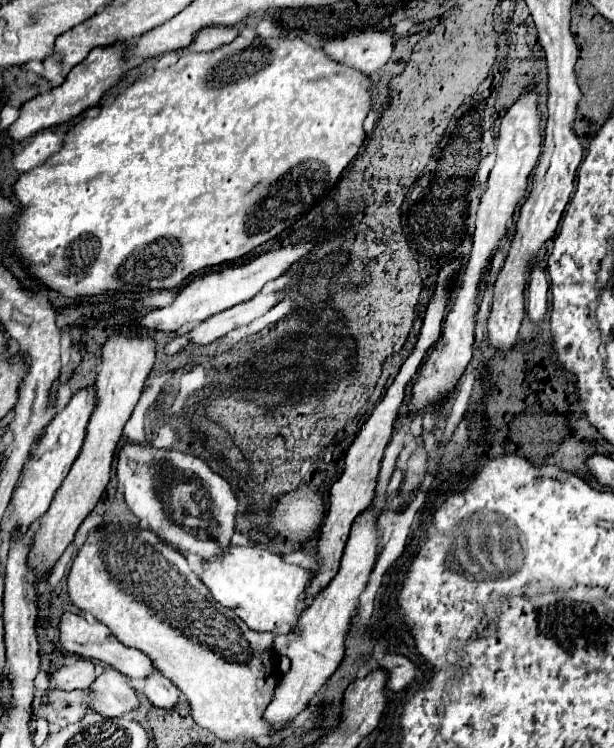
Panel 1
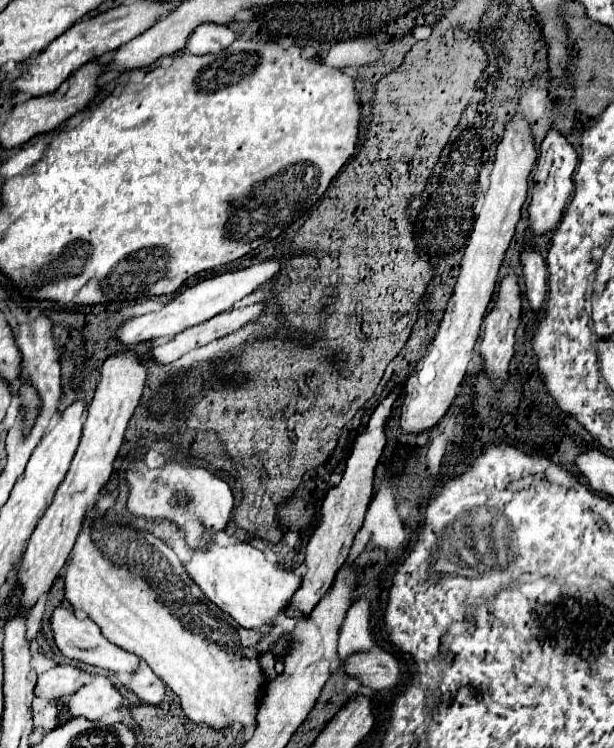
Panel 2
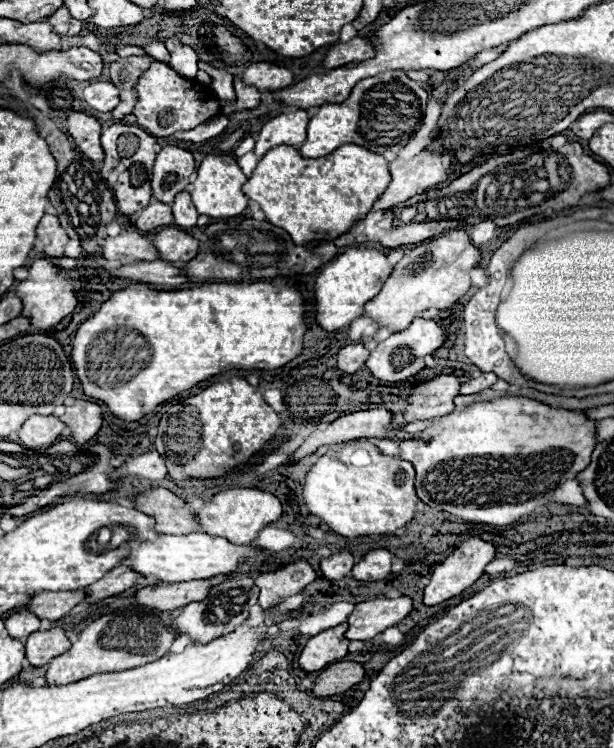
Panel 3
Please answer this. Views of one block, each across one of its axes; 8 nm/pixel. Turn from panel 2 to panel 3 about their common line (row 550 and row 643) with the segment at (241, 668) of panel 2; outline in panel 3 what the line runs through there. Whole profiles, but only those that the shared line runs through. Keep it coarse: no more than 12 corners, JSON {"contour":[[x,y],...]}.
{"contour":[[126,606],[50,660],[62,686],[162,658],[178,634],[156,610]]}

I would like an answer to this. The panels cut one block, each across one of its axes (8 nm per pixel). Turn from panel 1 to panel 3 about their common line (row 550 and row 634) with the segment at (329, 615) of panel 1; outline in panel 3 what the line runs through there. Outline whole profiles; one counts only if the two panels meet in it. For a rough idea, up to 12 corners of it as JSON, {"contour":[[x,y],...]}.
{"contour":[[370,598],[348,616],[348,640],[372,640],[412,612],[412,600]]}

